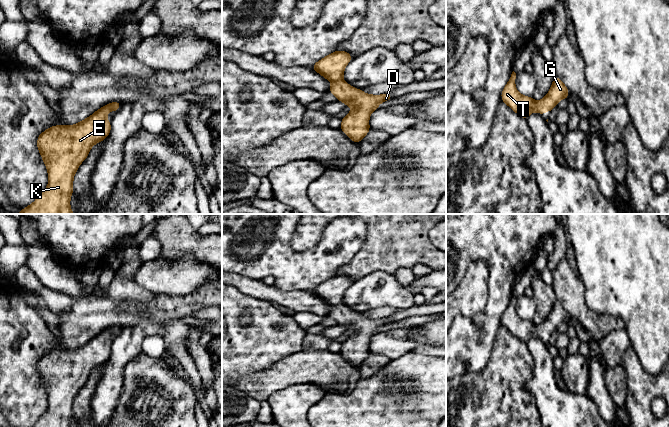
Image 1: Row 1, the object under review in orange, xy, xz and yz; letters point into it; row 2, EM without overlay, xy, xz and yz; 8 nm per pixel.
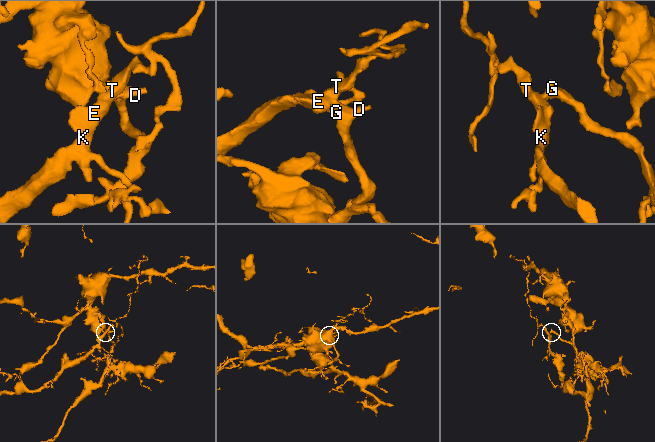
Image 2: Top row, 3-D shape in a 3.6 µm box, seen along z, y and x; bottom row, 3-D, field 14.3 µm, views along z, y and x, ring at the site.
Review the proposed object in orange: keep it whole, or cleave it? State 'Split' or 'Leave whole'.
Leave whole

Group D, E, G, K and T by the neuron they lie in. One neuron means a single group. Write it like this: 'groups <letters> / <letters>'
groups D E G K T

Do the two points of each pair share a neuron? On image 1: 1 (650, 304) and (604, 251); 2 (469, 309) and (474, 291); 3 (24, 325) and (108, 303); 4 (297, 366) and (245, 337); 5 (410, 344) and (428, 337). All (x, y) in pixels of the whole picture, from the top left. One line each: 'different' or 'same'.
1: same
2: same
3: different
4: different
5: different

